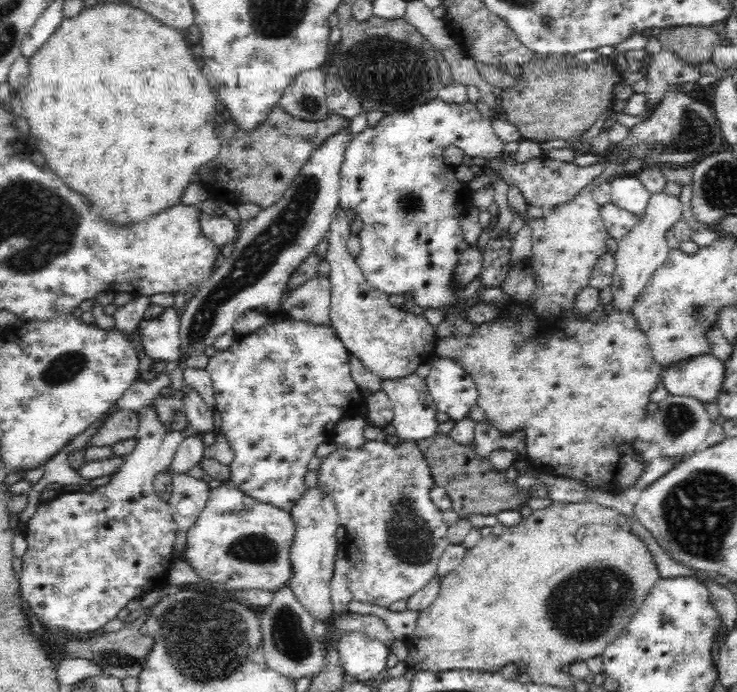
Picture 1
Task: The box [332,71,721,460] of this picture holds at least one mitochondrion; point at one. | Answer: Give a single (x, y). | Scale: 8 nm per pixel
(695, 134)

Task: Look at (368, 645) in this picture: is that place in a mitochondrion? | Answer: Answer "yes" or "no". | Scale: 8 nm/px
no

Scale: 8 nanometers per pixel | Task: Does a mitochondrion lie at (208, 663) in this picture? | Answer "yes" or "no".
yes

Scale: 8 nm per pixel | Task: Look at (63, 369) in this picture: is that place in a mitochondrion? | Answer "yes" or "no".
yes

